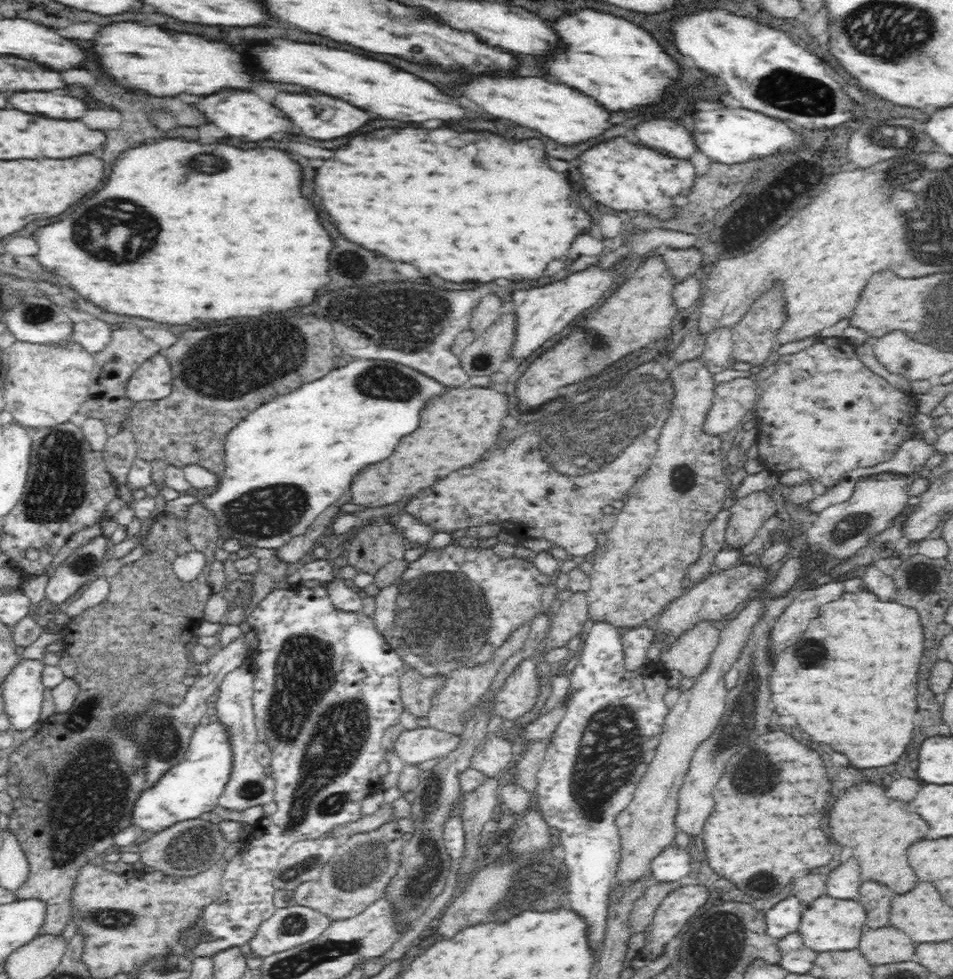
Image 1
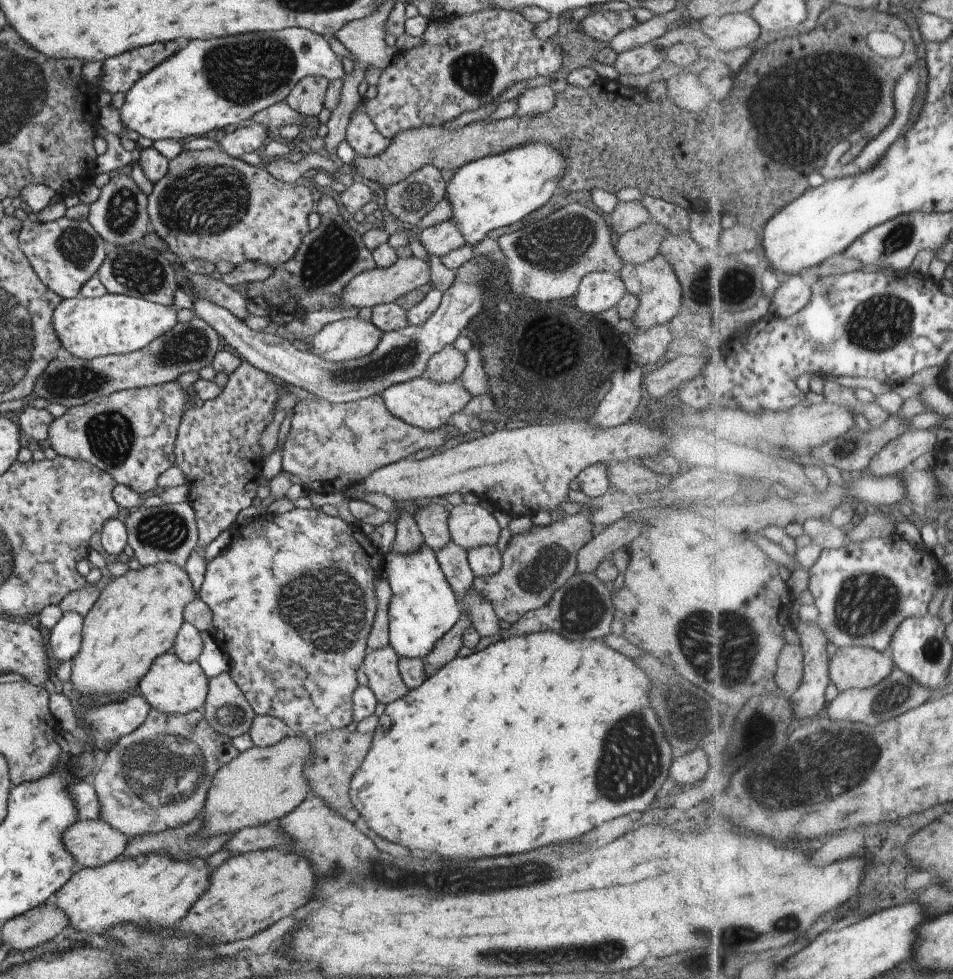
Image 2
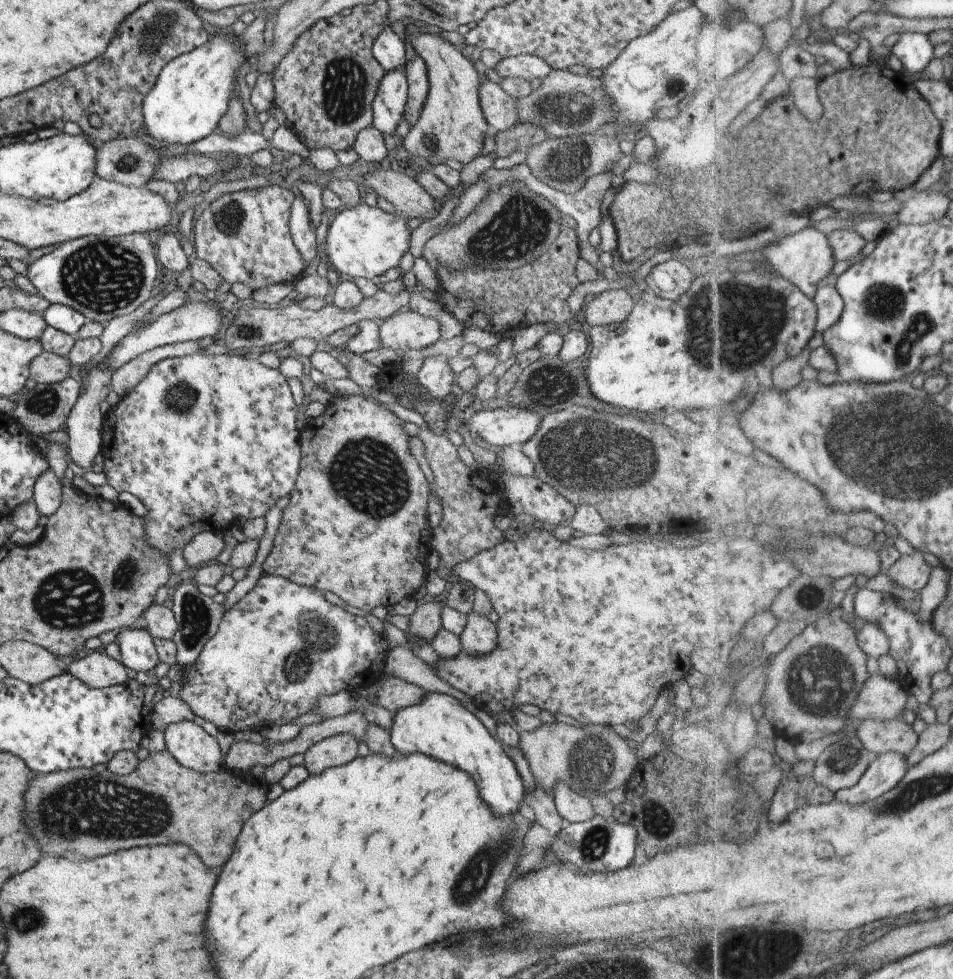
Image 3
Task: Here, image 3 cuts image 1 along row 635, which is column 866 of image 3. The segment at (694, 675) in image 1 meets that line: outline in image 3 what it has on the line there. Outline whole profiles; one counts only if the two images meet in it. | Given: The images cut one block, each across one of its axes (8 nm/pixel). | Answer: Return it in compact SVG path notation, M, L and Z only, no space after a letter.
M879 672L873 673L871 679L864 686L864 690L861 692L856 706L852 706L850 723L852 719L864 722L870 719L888 721L901 718L904 710L908 710L908 698L910 698L908 693L909 691L899 680L893 681Z

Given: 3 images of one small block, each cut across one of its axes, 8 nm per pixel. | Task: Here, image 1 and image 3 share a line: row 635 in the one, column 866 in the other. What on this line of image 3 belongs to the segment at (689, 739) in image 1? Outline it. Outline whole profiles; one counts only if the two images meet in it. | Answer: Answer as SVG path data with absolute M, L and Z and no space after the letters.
M904 719L864 721L857 730L857 734L863 740L866 748L877 755L898 752L909 756L918 746L920 735L912 724Z

